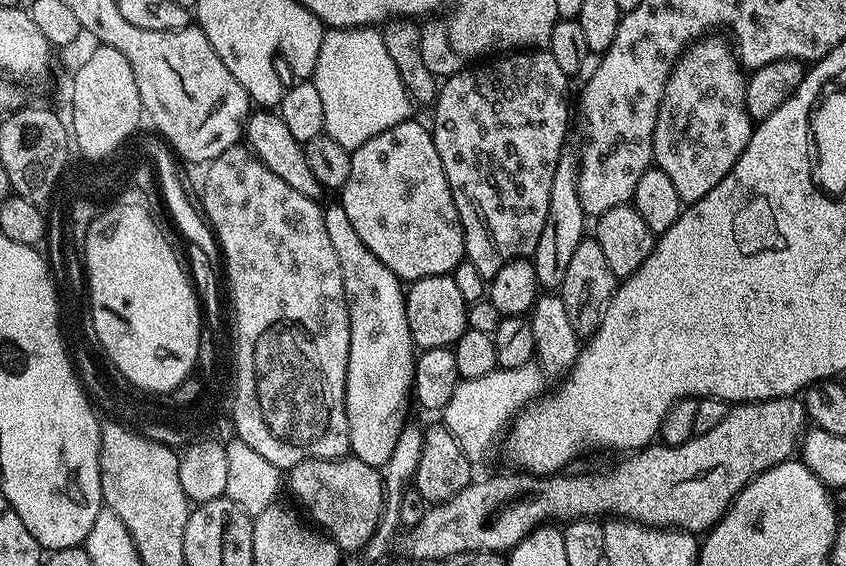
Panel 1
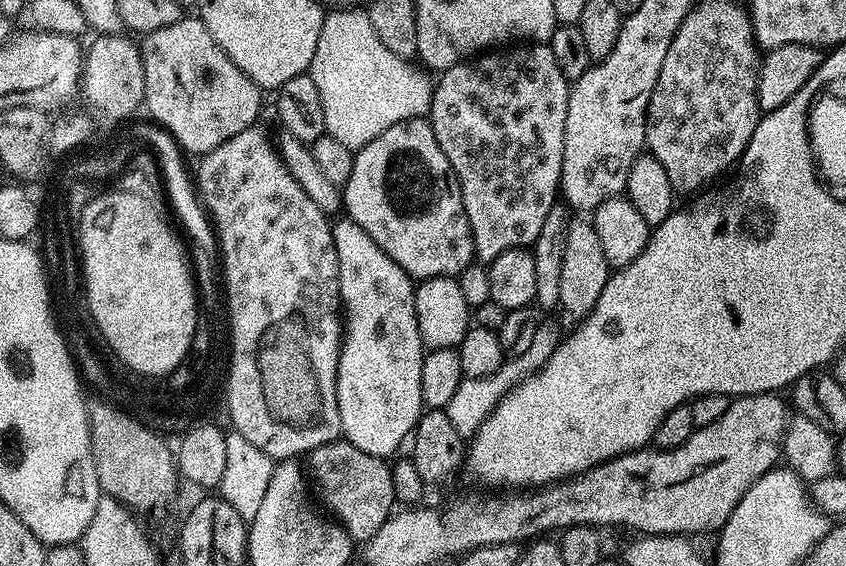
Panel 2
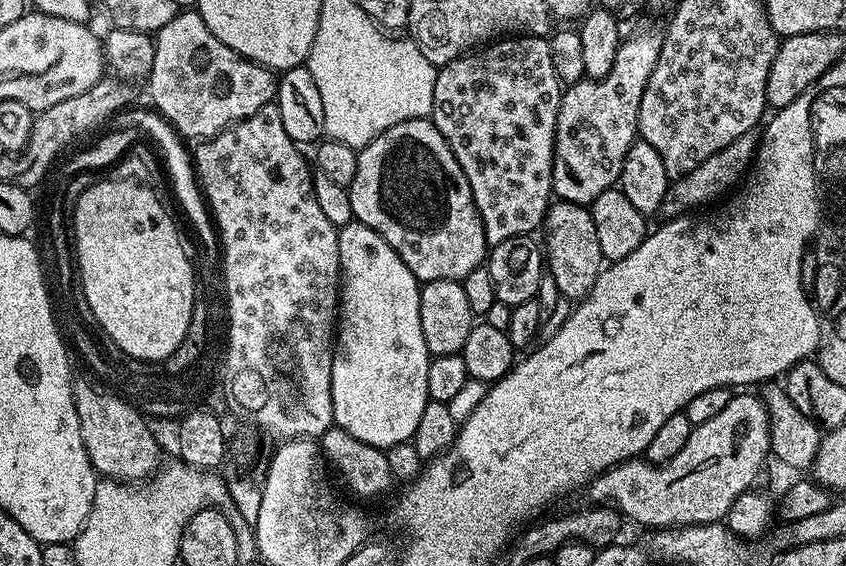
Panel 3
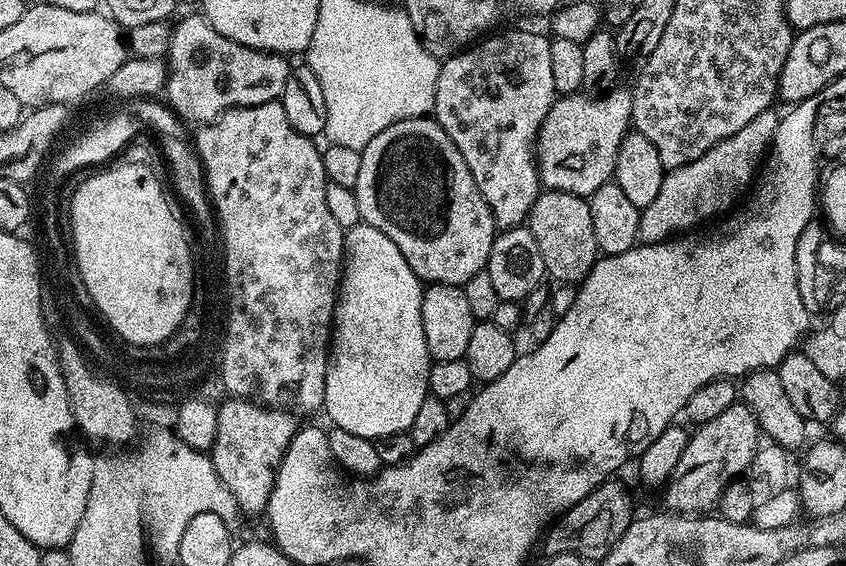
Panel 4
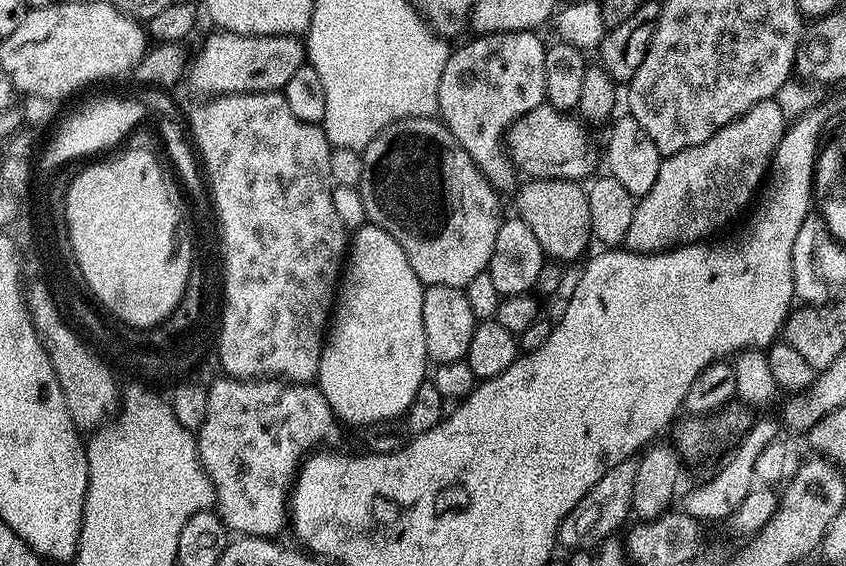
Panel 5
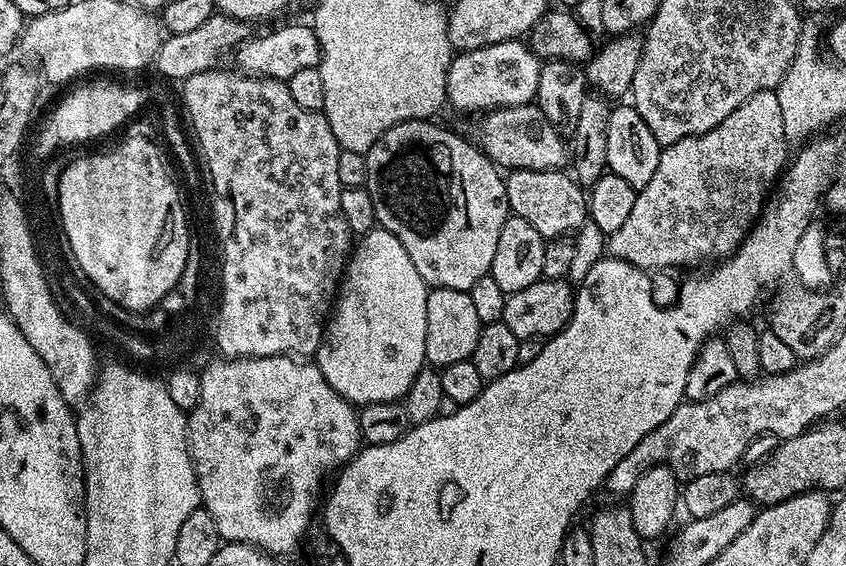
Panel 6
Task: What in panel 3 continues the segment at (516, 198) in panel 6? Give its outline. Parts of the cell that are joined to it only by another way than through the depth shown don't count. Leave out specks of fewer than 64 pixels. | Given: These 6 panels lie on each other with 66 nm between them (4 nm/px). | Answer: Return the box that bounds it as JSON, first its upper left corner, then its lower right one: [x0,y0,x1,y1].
[542,199,606,302]

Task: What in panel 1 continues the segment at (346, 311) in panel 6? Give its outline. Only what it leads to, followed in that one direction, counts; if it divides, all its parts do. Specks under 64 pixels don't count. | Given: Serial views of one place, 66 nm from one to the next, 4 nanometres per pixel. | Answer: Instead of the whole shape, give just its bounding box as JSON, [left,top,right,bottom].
[323,202,418,469]

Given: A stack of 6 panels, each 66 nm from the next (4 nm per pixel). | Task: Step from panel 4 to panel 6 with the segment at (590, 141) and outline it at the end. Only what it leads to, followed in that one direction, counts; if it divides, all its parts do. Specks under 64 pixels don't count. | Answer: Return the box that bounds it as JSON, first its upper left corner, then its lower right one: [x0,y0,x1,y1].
[479,103,570,170]

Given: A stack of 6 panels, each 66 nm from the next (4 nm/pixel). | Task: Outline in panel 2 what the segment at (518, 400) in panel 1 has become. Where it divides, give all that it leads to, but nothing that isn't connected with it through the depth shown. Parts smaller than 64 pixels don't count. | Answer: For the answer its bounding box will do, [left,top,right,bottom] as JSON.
[446,318,562,438]

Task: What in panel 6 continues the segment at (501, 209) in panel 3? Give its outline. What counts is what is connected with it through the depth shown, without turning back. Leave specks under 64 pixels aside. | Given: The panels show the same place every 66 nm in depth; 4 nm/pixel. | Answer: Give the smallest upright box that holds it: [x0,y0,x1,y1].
[446,39,542,114]

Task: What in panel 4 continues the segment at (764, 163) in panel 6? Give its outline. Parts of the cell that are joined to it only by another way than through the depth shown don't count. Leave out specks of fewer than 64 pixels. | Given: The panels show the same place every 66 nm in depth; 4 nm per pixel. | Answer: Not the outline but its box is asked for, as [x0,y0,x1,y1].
[640,110,780,244]

